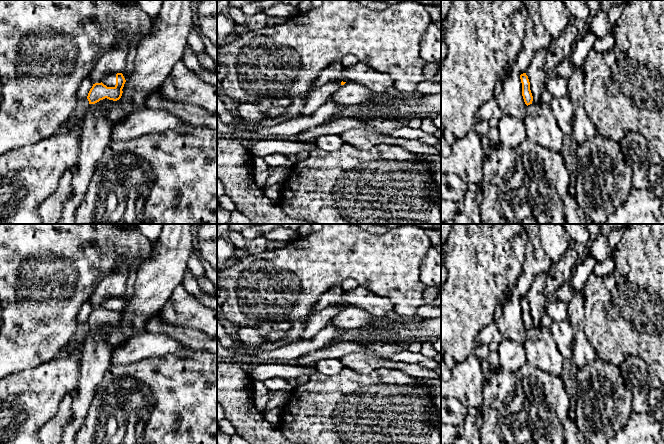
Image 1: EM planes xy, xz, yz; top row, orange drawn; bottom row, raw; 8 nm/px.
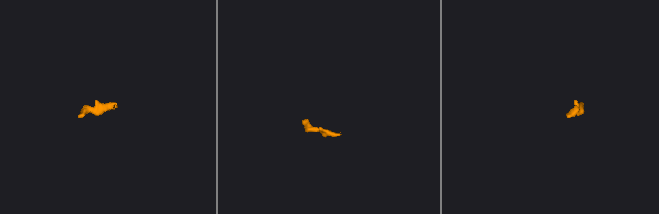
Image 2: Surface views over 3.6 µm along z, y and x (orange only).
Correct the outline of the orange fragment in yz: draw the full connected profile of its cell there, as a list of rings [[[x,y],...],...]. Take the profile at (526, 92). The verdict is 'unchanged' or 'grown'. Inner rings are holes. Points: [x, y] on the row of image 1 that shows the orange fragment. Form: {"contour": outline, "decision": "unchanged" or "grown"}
{"contour": [[[526,73],[520,75],[521,83],[522,83],[522,96],[525,104],[528,106],[532,104],[533,96],[530,90],[530,82]]], "decision": "unchanged"}

